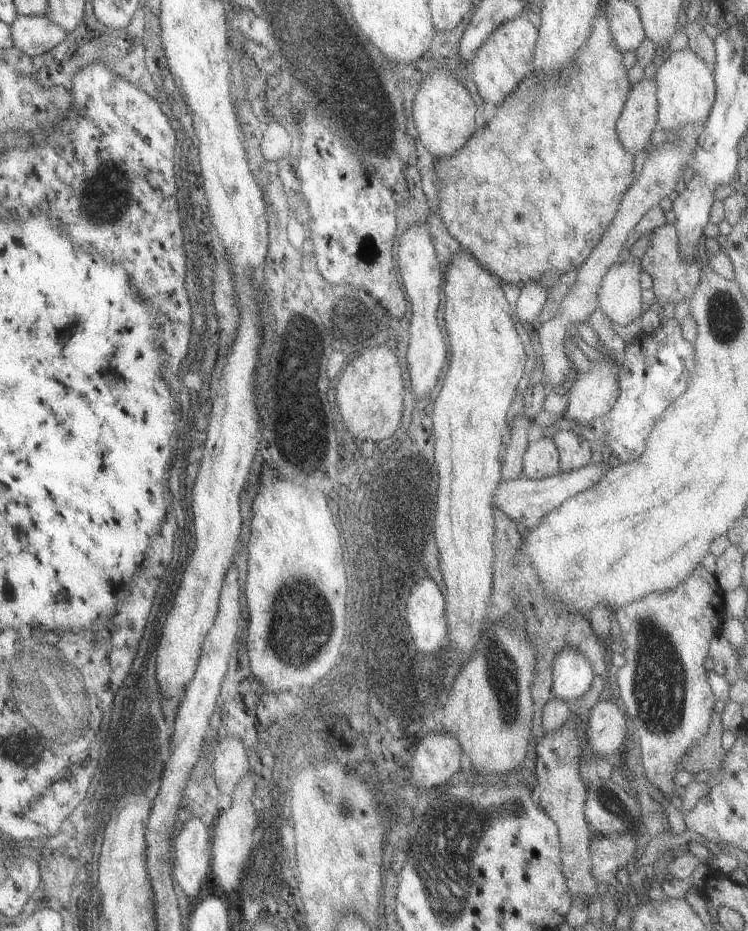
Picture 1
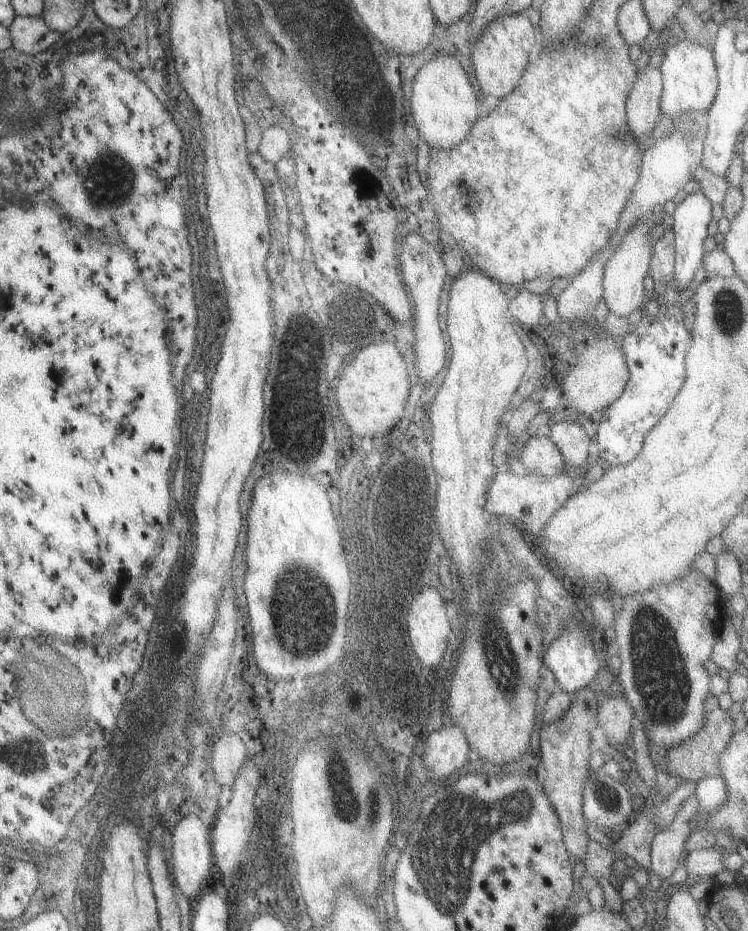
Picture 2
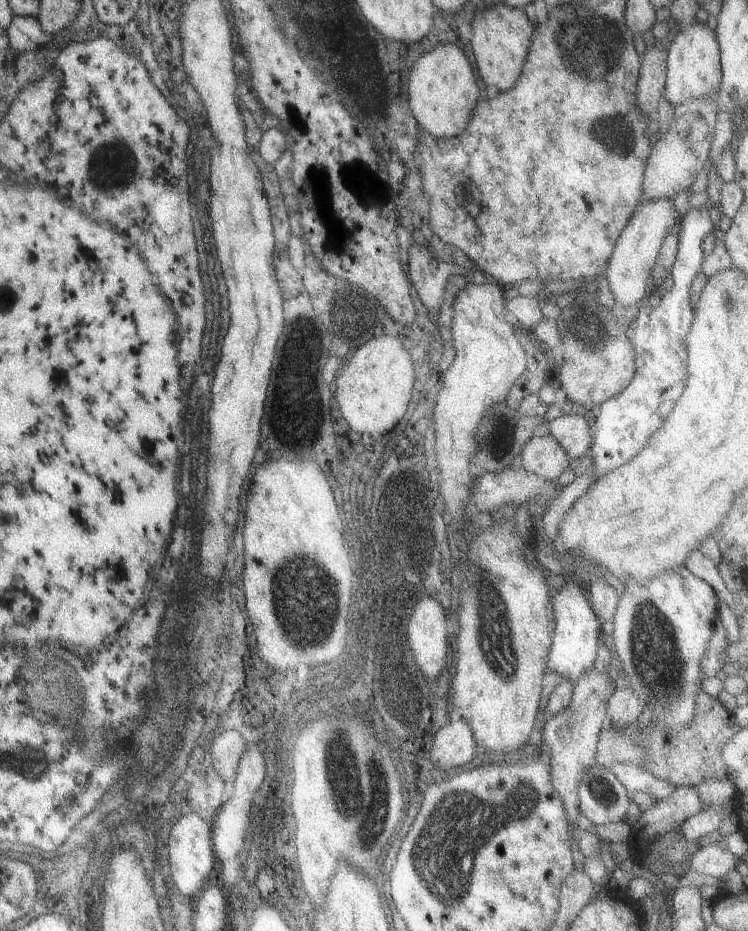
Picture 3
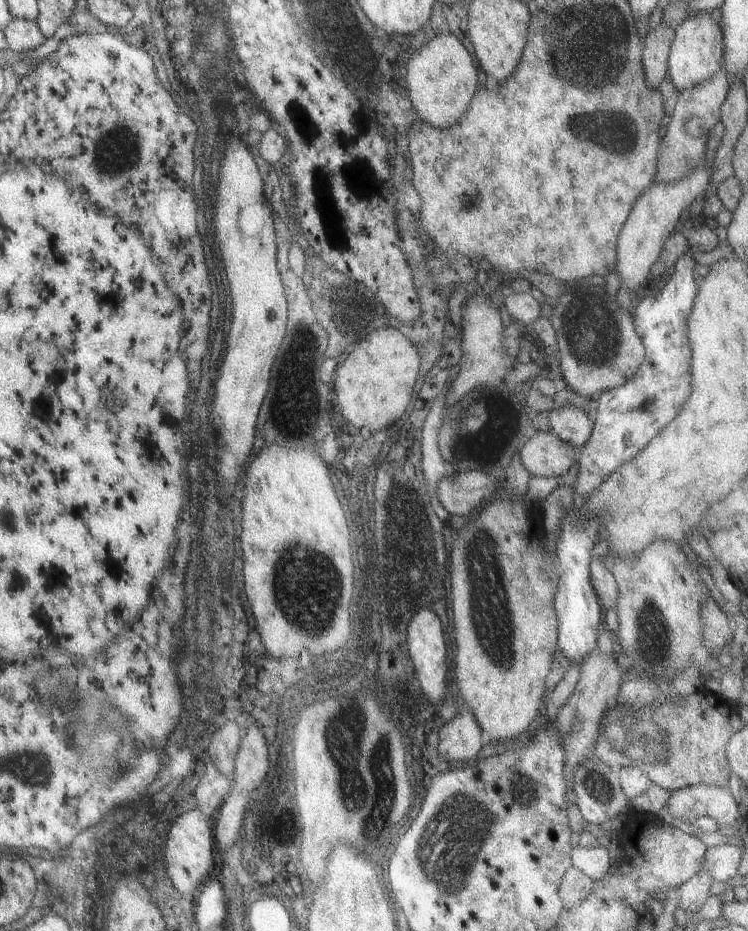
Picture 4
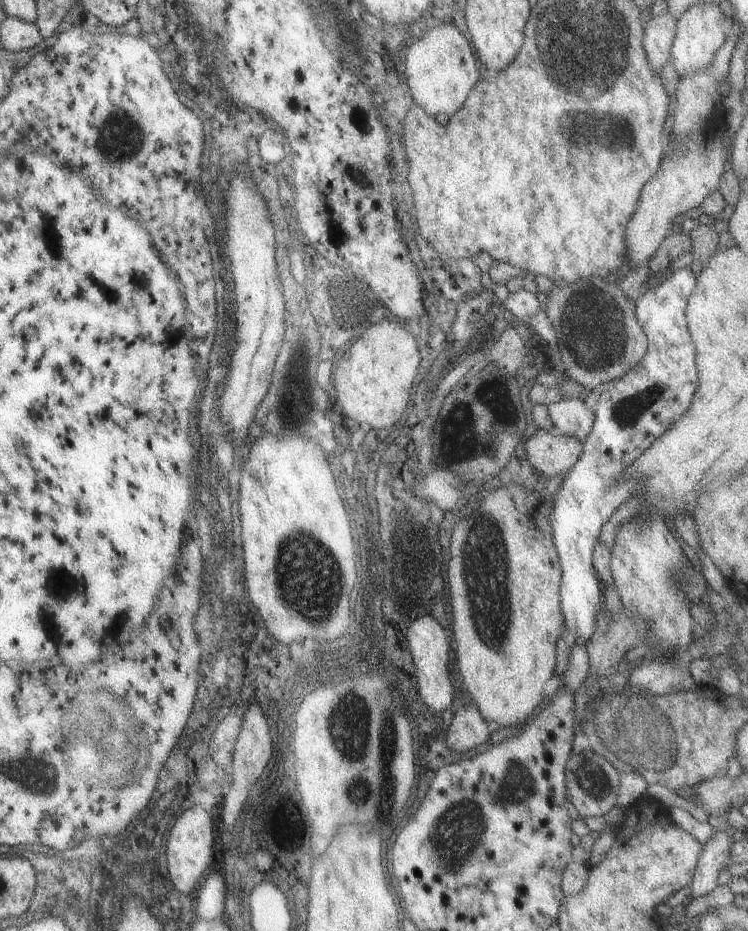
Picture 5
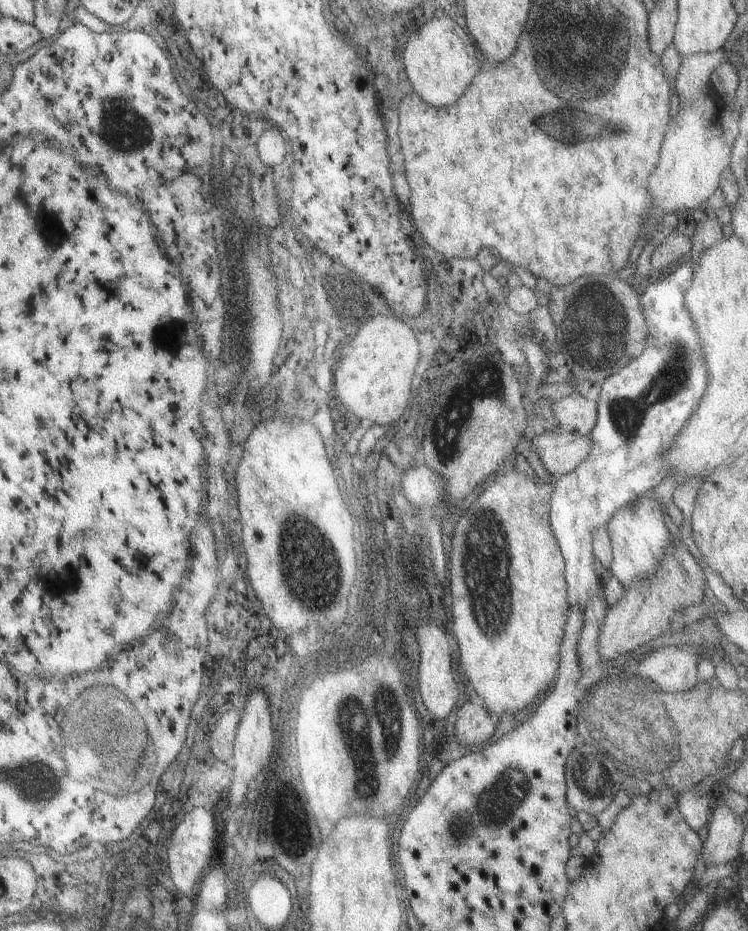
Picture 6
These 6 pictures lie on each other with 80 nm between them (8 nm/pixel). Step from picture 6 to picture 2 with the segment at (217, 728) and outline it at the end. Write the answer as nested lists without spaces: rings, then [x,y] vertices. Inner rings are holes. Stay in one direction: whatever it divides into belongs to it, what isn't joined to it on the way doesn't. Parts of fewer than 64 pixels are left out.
[[[223,734],[215,744],[211,746],[209,752],[211,760],[211,772],[215,782],[222,789],[231,788],[239,766],[243,764],[245,756],[245,746],[235,734]]]

